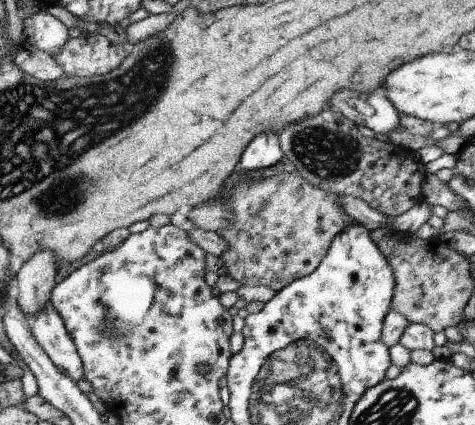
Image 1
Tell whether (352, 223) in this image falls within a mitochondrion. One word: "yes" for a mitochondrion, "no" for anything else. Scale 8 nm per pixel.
no

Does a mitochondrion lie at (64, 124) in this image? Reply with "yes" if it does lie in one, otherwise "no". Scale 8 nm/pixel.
yes

